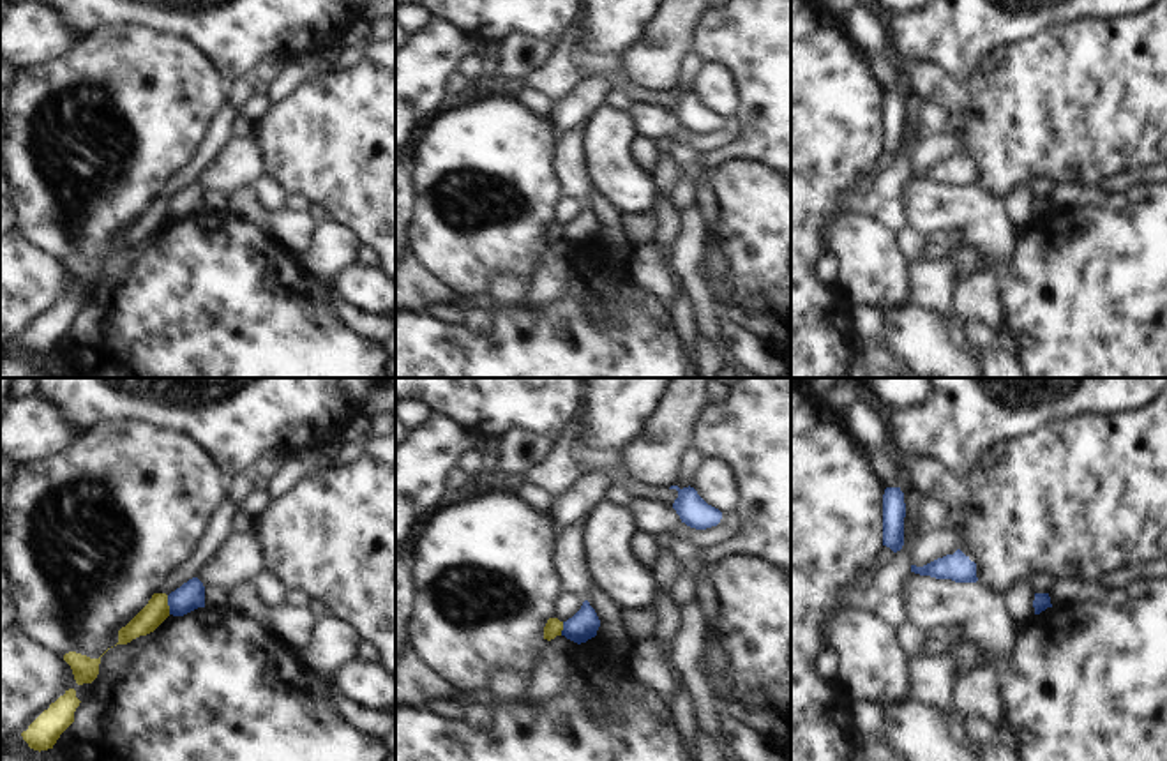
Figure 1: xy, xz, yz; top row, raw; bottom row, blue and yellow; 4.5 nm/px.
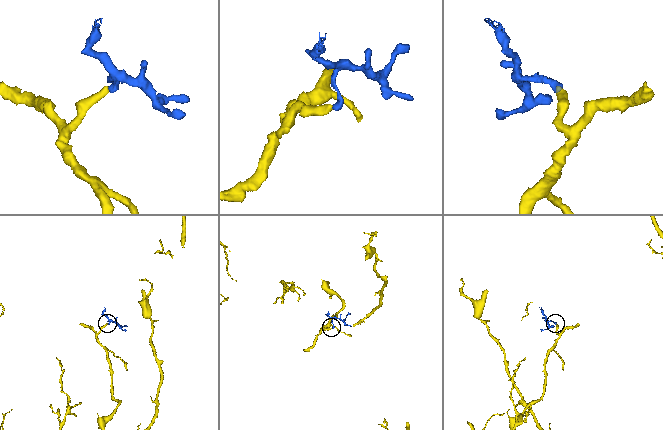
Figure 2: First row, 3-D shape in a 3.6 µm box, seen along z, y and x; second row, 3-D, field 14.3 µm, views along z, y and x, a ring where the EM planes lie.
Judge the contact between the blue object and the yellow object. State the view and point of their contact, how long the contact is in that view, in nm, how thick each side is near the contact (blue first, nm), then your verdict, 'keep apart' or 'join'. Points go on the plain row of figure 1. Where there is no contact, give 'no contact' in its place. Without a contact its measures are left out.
contact xy (168, 209); length 90 nm; calibres 130 and 110 nm; keep apart

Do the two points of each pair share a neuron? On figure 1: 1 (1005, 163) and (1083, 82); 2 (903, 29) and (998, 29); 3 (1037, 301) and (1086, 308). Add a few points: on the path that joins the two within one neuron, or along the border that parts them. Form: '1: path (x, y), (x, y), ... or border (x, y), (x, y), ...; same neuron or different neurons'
1: path (1026, 142), (1065, 103); same neuron
2: path (926, 29), (975, 29); same neuron
3: path (1049, 304), (1074, 308); same neuron

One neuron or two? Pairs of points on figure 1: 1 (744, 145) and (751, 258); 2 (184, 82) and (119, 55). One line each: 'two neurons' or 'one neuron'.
1: two neurons
2: one neuron

